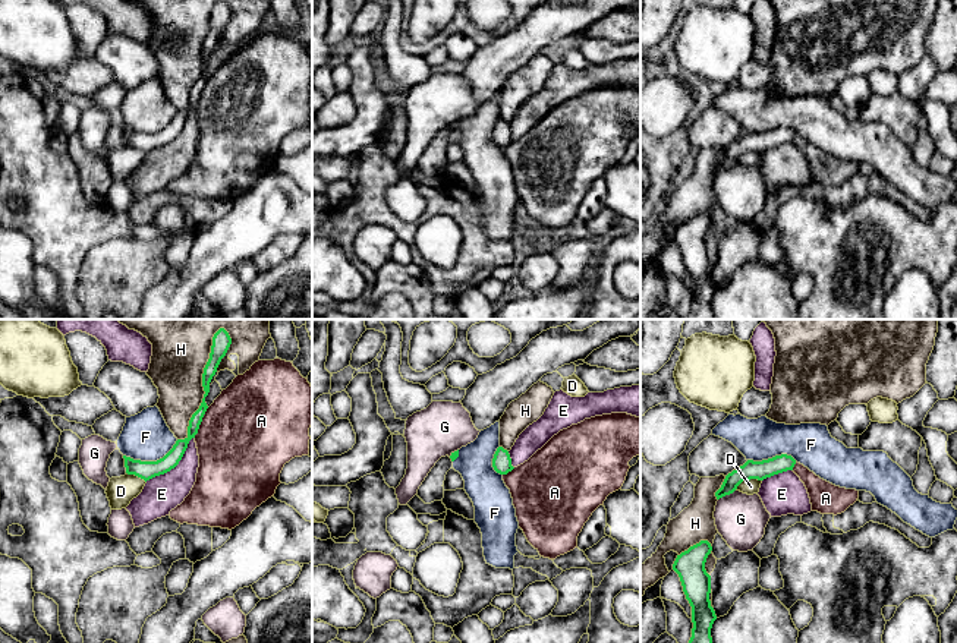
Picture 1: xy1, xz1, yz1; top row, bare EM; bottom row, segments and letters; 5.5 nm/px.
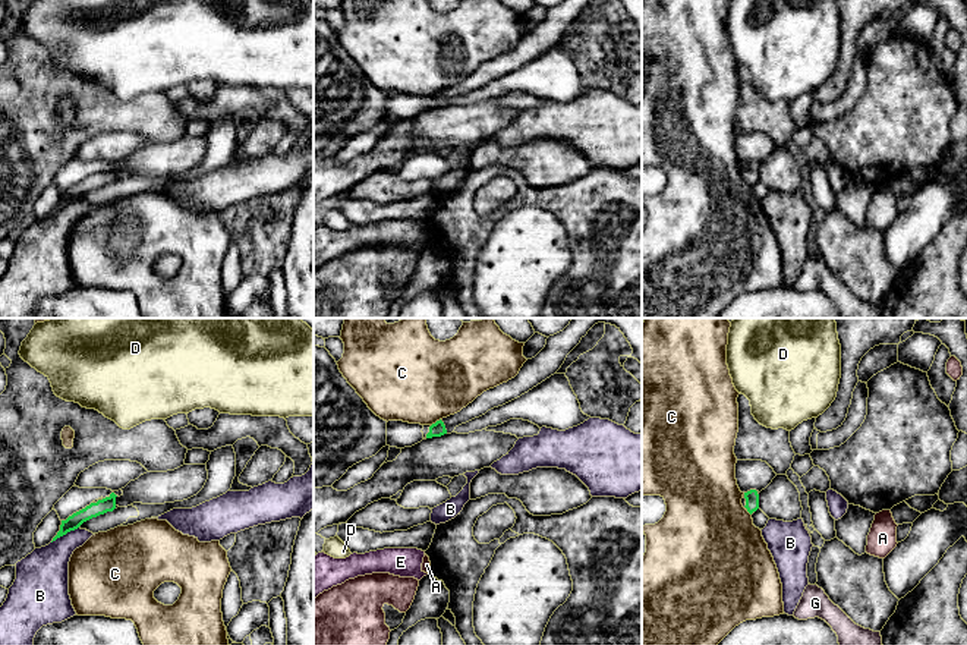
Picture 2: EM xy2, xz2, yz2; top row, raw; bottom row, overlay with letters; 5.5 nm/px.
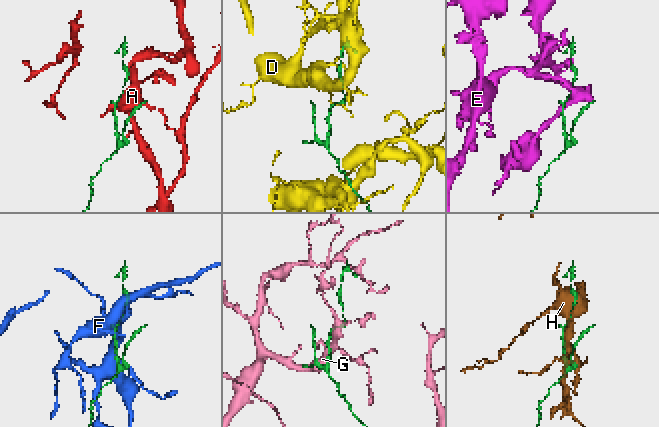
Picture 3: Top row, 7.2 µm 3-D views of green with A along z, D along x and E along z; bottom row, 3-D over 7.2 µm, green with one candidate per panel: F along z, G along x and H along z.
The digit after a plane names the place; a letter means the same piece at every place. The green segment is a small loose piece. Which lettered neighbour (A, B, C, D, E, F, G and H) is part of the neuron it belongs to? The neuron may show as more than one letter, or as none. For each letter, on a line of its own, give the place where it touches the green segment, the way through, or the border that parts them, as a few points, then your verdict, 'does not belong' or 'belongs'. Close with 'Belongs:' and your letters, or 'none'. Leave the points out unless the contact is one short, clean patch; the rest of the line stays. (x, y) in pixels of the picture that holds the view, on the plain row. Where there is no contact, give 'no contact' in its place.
A: xy1 (201, 93) | does not belong
B: xy2 (65, 205) | does not belong
C: xz2 (437, 93) | does not belong
D: yz1 (748, 151) | along yz1 (761, 151), (745, 151), (734, 161) | does not belong
E: xy1 (175, 138) | does not belong
F: xy1 (151, 134) | along xy1 (178, 112), (156, 132), (134, 132), (123, 128) | does not belong
G: yz1 (726, 166) | does not belong
H: xy1 (202, 57) | does not belong
Belongs: none

